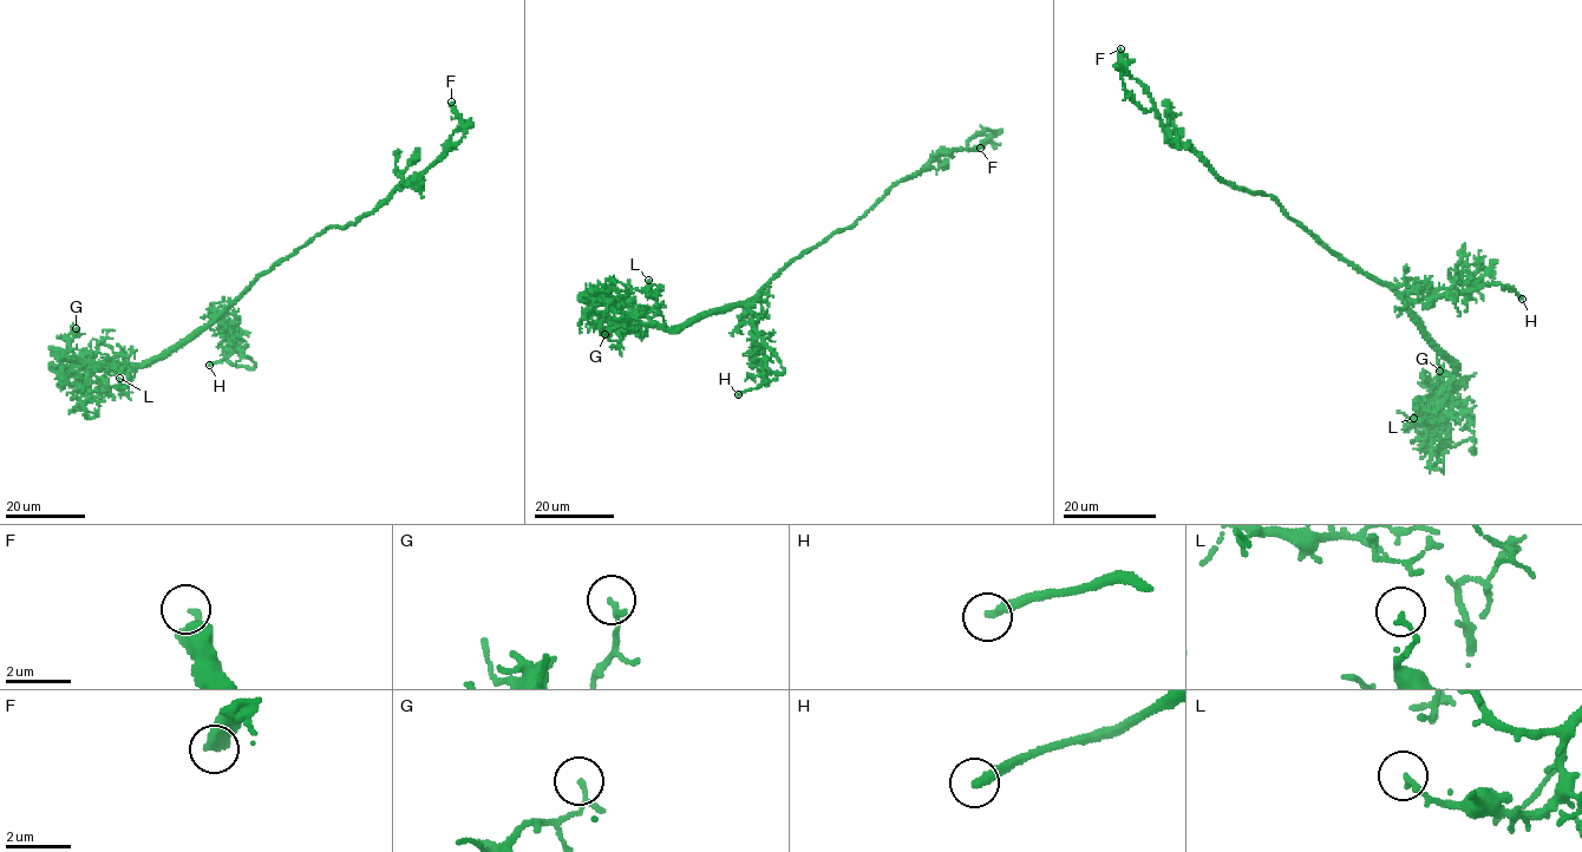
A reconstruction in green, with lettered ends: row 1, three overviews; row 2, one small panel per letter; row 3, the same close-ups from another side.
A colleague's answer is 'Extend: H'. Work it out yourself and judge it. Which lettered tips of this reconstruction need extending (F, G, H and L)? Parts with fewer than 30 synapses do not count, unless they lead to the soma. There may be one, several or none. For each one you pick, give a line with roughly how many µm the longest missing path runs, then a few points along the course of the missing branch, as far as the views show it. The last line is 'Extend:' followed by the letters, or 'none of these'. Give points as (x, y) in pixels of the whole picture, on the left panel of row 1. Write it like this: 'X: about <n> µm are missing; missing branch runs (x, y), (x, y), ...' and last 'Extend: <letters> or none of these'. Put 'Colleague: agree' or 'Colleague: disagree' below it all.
H: about 4 µm are missing
Extend: H
Colleague: agree

